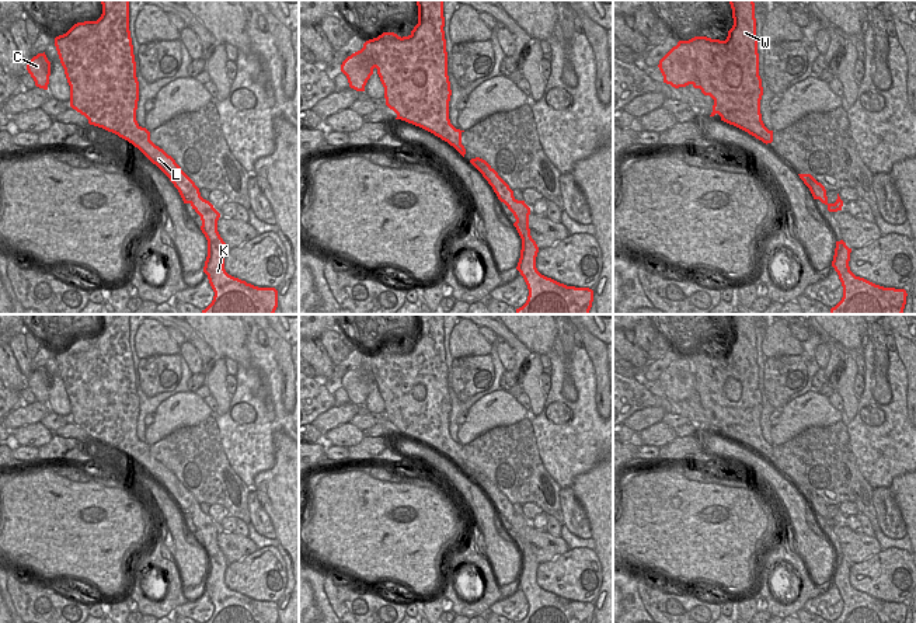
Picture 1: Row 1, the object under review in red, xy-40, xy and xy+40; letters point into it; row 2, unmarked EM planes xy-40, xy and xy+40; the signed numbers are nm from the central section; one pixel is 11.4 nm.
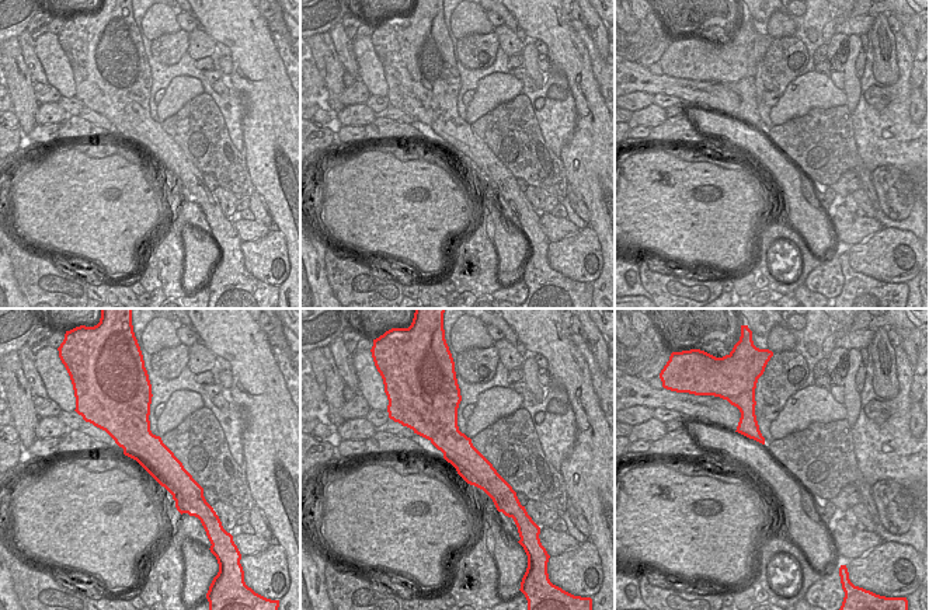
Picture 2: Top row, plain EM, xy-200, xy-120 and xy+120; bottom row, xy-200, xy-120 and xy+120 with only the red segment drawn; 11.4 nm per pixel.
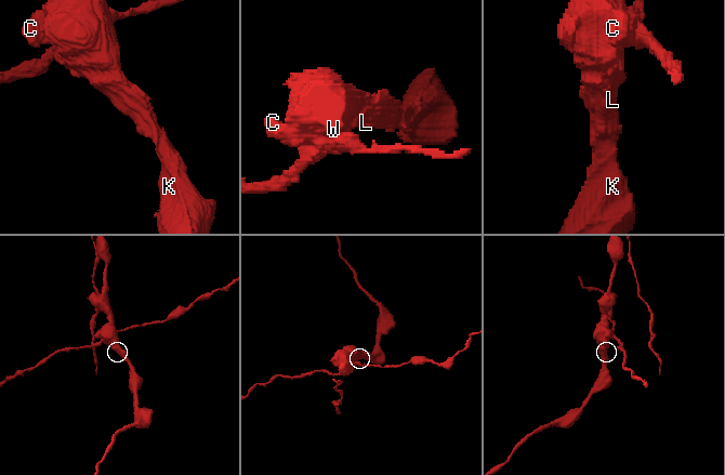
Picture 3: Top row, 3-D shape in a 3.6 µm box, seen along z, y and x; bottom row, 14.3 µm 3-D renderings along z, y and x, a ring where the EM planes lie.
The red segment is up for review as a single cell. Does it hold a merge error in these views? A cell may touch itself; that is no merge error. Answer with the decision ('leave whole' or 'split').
split

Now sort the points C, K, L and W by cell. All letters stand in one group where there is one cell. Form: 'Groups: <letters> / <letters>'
Groups: C / K L W.

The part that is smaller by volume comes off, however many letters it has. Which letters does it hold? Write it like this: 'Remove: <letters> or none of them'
Remove: C

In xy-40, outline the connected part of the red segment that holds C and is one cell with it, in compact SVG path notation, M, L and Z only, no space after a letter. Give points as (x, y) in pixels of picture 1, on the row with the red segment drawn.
M45 52L34 56L27 65L27 70L35 81L35 86L48 90L50 76L50 62Z

